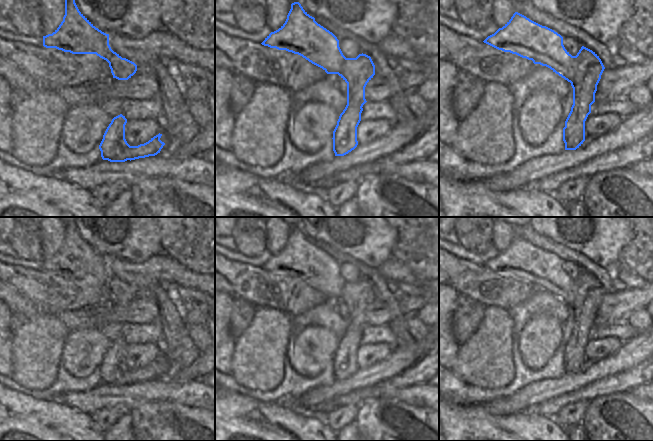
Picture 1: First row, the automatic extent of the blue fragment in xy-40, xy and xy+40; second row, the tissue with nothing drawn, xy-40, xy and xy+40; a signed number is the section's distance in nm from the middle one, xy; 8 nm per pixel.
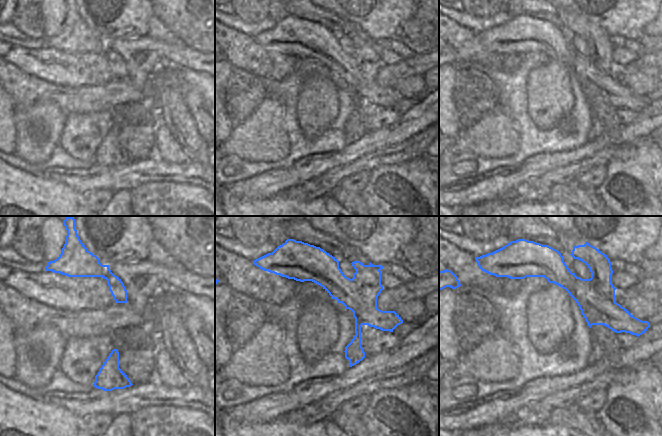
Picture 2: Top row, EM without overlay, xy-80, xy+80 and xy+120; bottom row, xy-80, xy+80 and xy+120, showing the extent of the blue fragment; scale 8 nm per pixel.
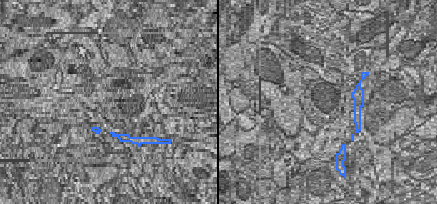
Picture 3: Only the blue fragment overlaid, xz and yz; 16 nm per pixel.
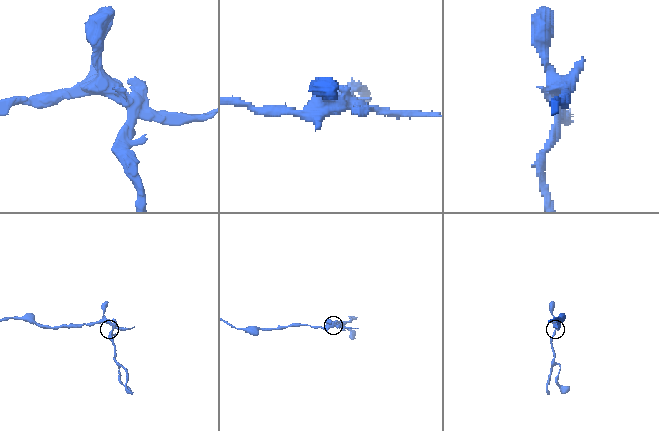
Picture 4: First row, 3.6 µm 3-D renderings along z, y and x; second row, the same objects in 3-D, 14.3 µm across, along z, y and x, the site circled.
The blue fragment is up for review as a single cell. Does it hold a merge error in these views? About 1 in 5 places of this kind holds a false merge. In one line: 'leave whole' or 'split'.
split

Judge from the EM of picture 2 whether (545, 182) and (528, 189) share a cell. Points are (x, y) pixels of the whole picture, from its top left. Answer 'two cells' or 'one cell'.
one cell

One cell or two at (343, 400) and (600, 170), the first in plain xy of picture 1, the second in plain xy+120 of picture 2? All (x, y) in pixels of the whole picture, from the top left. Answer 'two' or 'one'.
two

